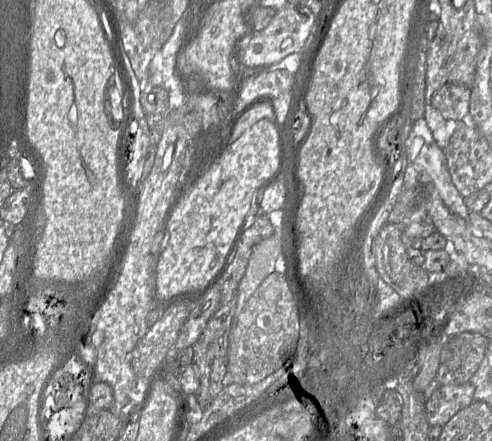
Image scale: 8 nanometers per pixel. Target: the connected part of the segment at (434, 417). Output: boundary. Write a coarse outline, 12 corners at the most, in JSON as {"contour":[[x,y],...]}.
{"contour":[[470,382],[433,386],[429,425],[445,425],[474,402]]}

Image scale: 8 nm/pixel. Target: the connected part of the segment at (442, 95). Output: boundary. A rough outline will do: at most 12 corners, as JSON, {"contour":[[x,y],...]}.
{"contour":[[445,84],[431,105],[446,120],[468,120],[470,87]]}

